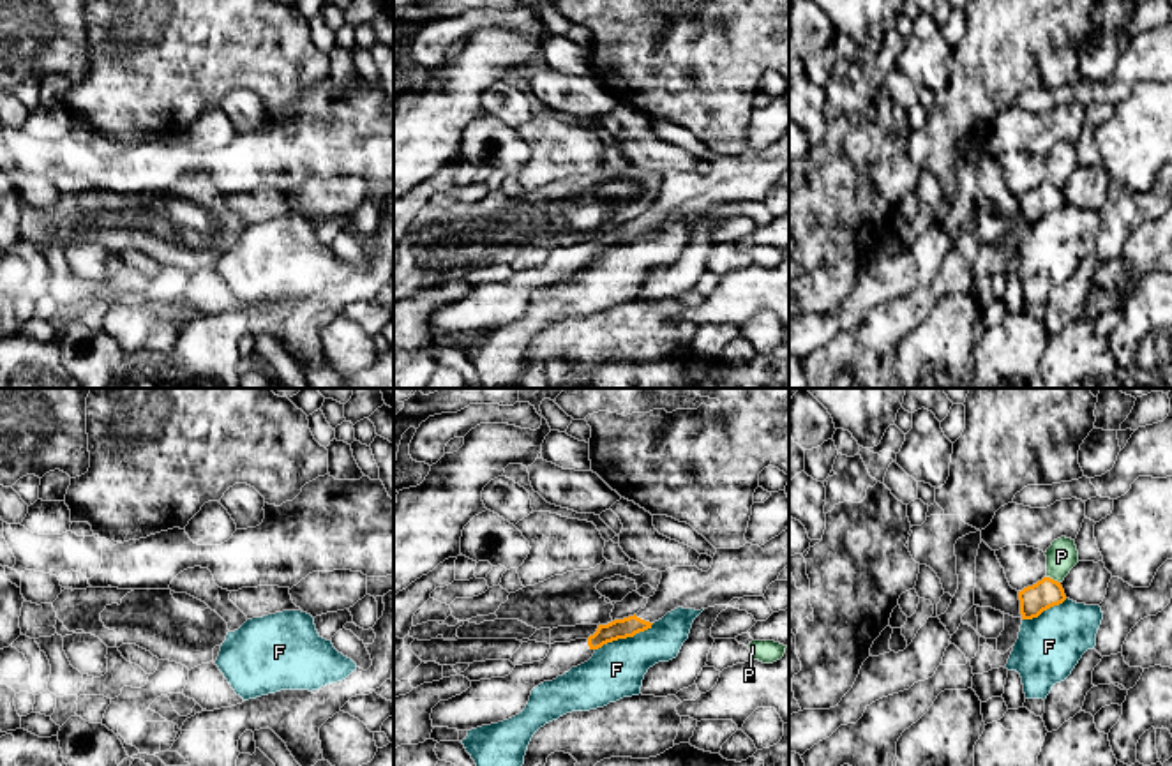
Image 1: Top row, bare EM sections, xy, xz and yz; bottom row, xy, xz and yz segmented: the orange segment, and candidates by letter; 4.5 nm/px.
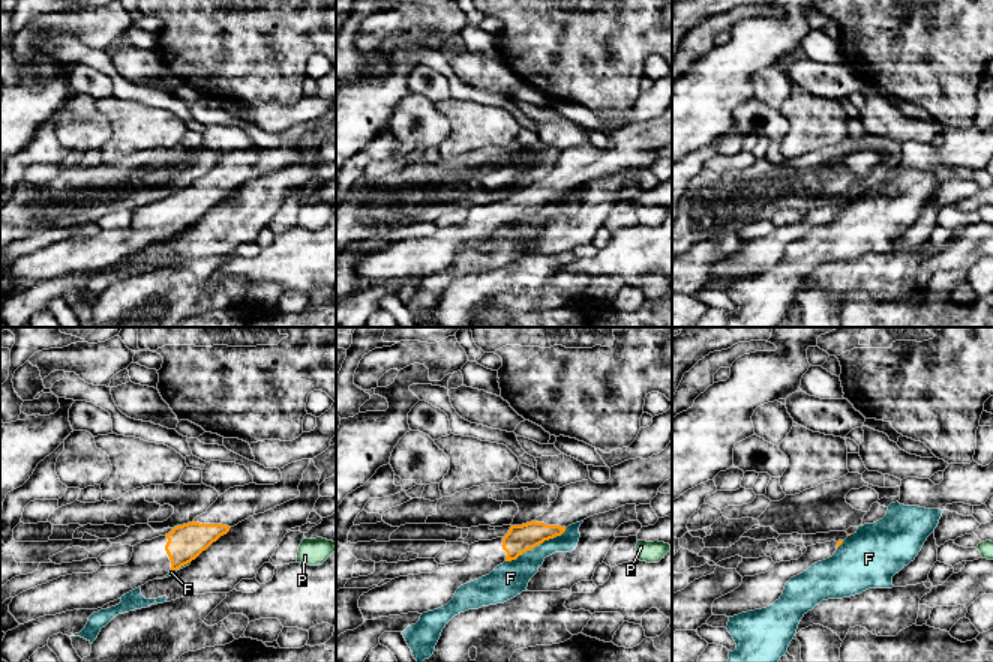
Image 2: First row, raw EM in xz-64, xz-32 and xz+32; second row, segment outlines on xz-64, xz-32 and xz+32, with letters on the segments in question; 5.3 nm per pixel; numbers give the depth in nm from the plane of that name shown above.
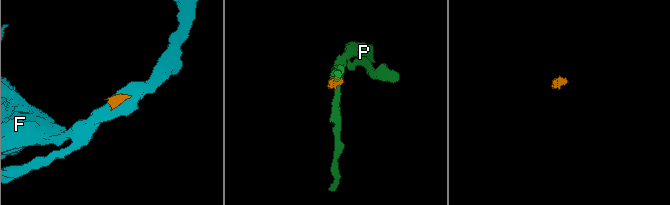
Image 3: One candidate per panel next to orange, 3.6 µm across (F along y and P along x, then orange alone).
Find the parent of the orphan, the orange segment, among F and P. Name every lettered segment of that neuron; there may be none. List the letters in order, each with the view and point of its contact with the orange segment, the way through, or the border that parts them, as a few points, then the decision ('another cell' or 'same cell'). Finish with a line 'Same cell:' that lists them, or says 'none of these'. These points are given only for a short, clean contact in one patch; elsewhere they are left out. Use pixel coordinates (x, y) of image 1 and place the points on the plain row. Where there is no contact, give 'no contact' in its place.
F: xz (623, 242) | along xz (653, 228), (632, 240), (608, 246), (595, 255) | another cell
P: yz (1052, 184) | along yz (1047, 180), (1059, 187) | another cell
Same cell: none of these

